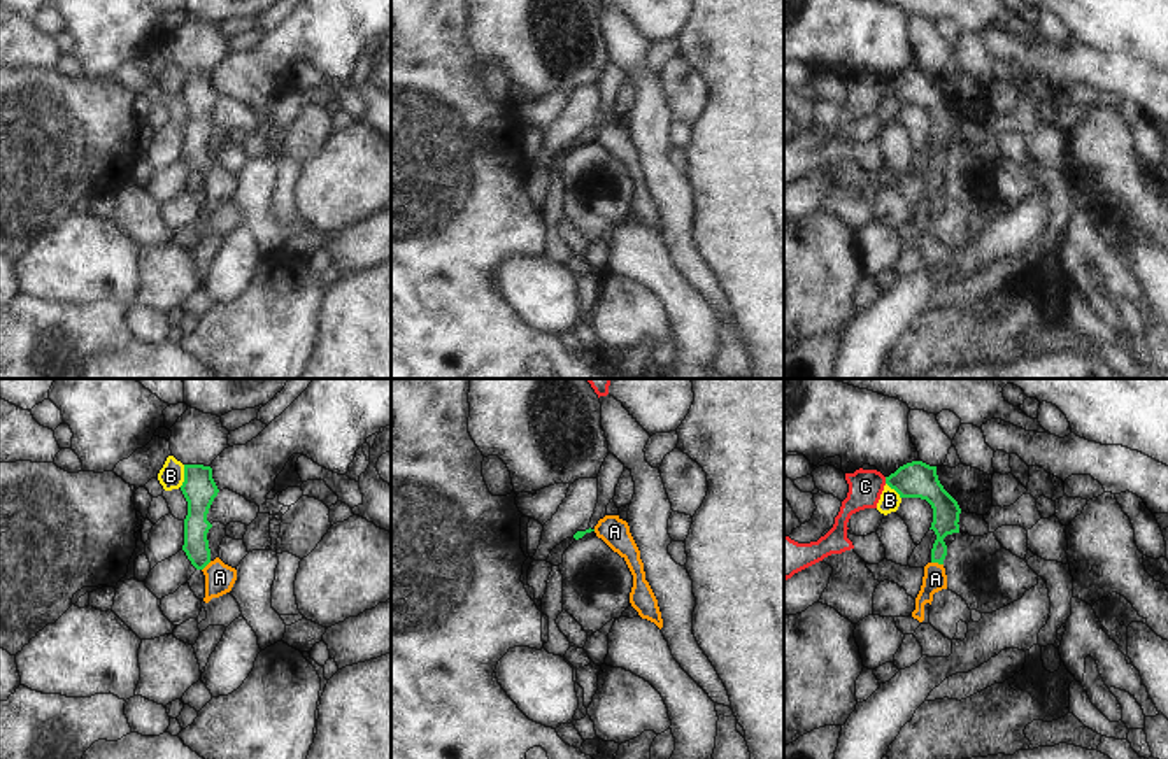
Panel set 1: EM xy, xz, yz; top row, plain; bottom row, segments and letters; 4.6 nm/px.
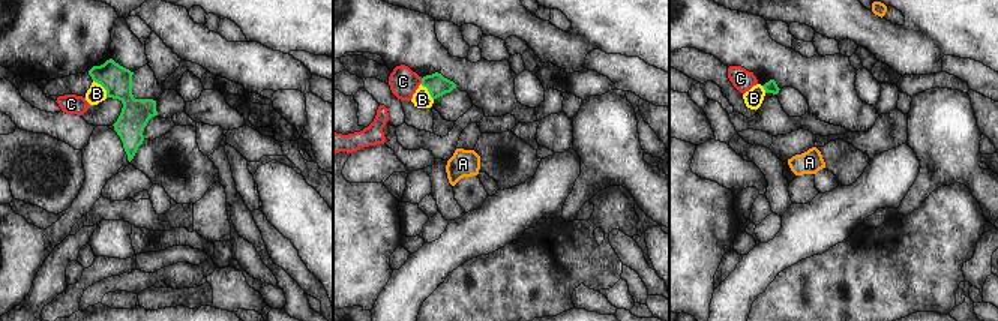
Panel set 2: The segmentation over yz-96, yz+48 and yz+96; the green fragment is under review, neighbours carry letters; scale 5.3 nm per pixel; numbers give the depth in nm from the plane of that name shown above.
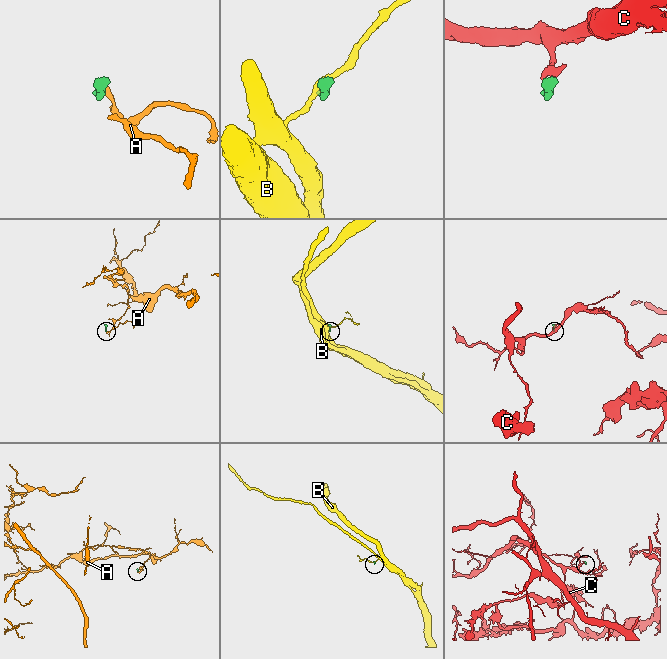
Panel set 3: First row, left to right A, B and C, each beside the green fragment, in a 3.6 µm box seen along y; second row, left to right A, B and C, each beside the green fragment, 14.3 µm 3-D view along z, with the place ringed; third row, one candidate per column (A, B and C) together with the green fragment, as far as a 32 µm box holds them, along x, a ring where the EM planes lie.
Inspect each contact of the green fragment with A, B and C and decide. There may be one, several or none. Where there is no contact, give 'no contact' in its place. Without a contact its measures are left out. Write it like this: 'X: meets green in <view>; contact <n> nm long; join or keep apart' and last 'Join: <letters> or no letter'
A: meets green in yz; contact 60 nm long; join
B: meets green in xy; contact 110 nm long; keep apart
C: meets green in yz; contact 30 nm long; keep apart
Join: A

